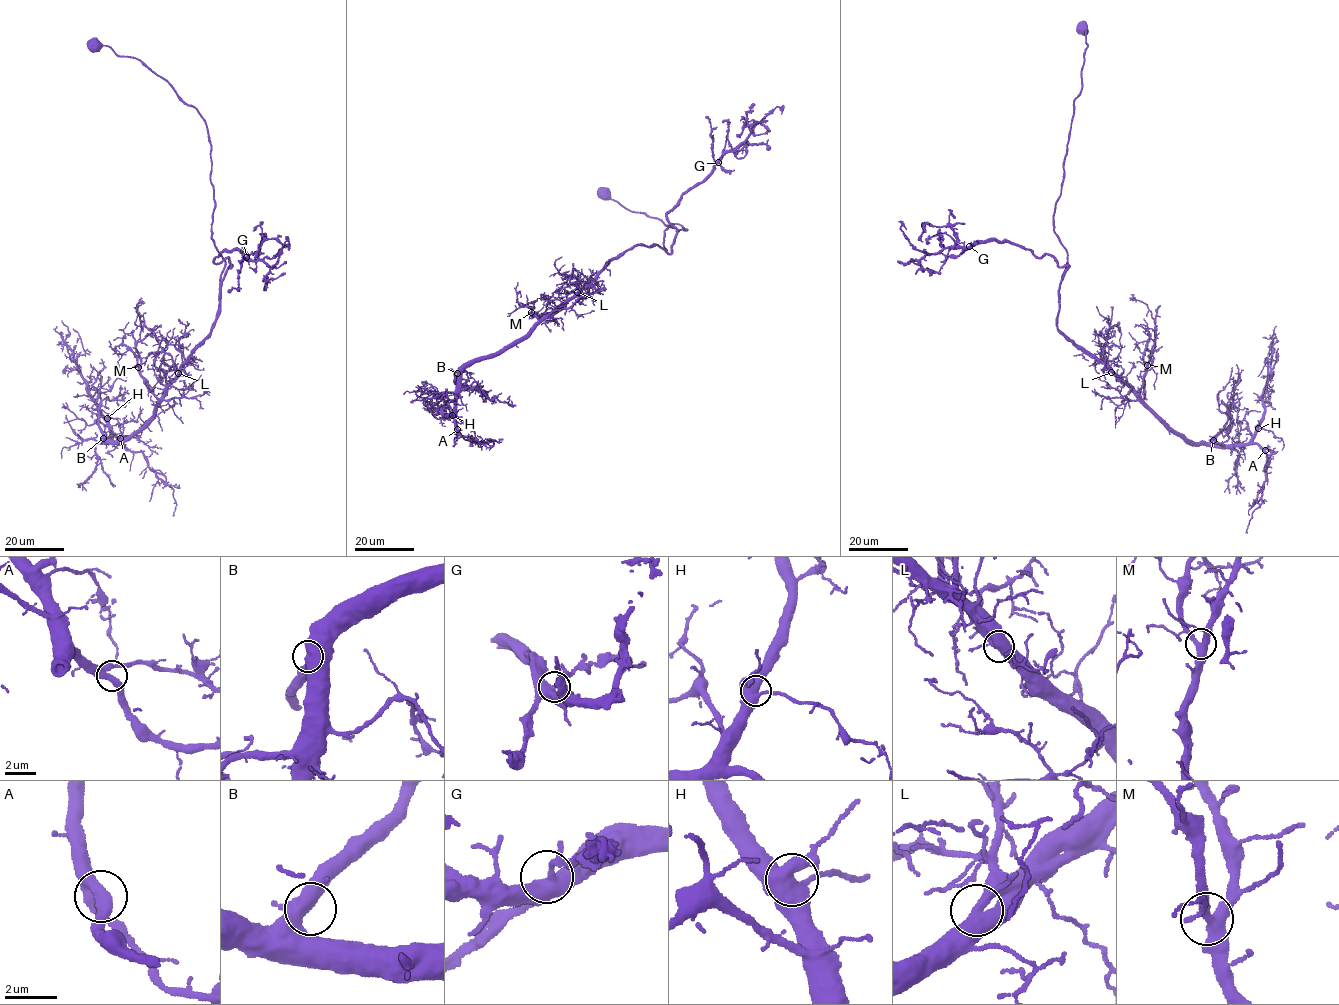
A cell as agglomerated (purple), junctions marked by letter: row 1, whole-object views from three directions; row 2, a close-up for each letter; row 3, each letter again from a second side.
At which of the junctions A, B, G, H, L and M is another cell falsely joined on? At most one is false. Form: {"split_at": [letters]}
{"split_at": []}

